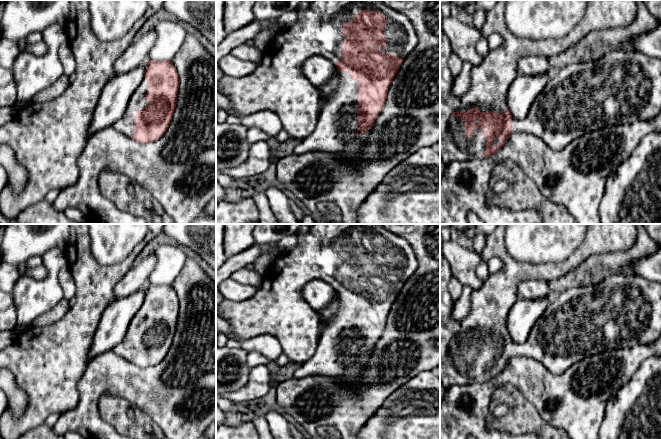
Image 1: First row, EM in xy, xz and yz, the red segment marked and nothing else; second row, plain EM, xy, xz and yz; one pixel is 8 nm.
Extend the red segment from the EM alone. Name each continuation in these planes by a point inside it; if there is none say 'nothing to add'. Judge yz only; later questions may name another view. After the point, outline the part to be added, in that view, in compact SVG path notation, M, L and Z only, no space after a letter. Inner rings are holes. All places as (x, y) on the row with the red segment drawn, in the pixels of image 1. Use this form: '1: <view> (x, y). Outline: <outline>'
1: yz (490, 80). Outline: M498 0L493 8L486 11L486 18L480 29L483 37L488 37L492 33L499 34L503 38L502 45L490 50L480 64L473 66L470 72L470 88L465 95L459 97L452 95L455 77L450 71L448 61L453 51L442 28L443 15L440 9L440 158L444 165L453 161L463 162L479 159L486 151L486 138L482 135L482 130L476 128L474 135L467 140L466 130L462 127L465 121L460 120L457 116L452 116L452 112L468 112L471 108L477 108L480 112L497 112L501 115L508 107L507 95L510 85L518 75L518 64L521 59L530 55L549 58L561 54L592 31L627 27L635 19L637 12L635 0L588 0L584 17L566 36L559 39L537 41L520 39L508 29L504 19L505 6L506 0Z
2: yz (624, 86). Outline: M614 49L600 59L569 64L555 72L534 100L527 117L512 119L512 132L535 135L552 150L558 151L582 135L605 127L647 121L657 116L660 110L661 59L651 58L634 49Z

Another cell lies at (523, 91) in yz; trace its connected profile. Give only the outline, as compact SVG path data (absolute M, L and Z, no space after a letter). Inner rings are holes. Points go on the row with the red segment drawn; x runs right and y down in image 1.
M518 73L507 95L507 106L514 119L523 120L527 117L534 100L549 80L548 74L532 76Z

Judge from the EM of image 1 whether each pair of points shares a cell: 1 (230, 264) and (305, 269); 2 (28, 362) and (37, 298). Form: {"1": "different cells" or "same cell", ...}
{"1": "different cells", "2": "different cells"}

